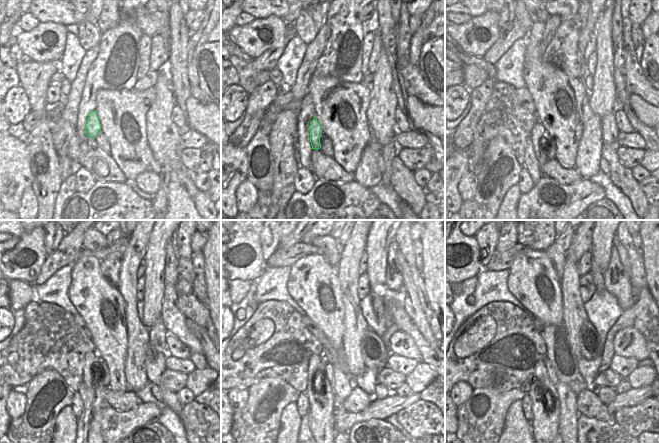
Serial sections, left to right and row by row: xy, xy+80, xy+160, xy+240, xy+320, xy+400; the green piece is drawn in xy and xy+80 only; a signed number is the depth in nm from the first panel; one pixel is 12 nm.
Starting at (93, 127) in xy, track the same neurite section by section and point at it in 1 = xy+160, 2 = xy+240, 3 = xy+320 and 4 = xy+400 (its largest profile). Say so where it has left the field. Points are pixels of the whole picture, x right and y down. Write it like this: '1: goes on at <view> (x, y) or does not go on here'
1: goes on at xy+160 (538, 131)
2: goes on at xy+240 (95, 387)
3: goes on at xy+320 (322, 402)
4: goes on at xy+400 (545, 406)

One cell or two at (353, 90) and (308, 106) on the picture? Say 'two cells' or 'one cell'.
two cells

